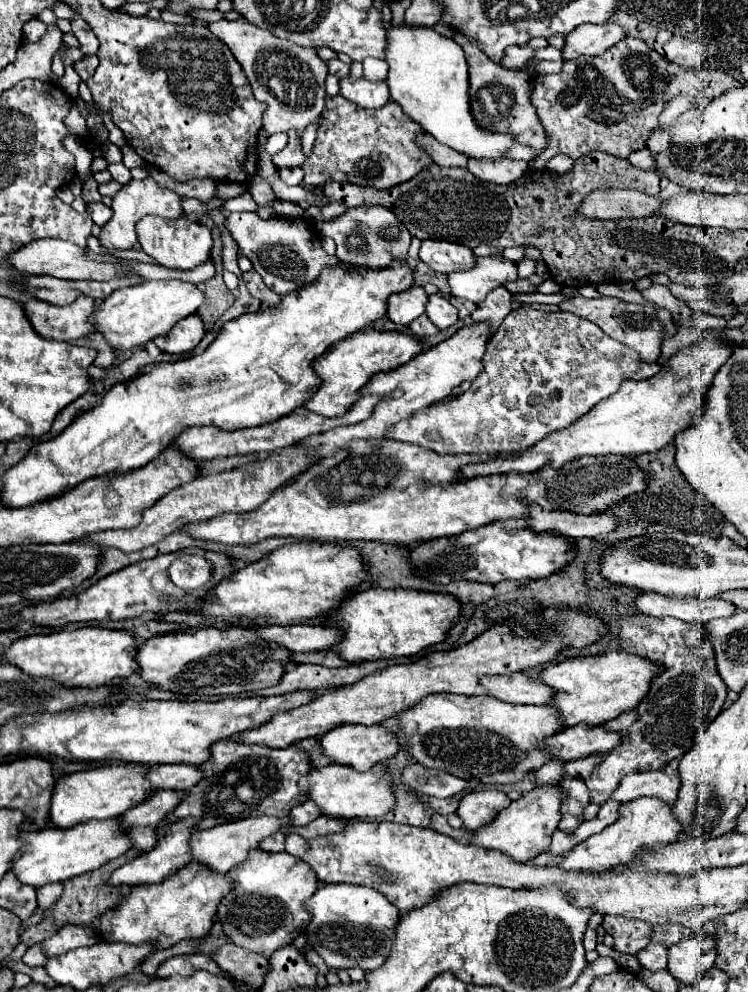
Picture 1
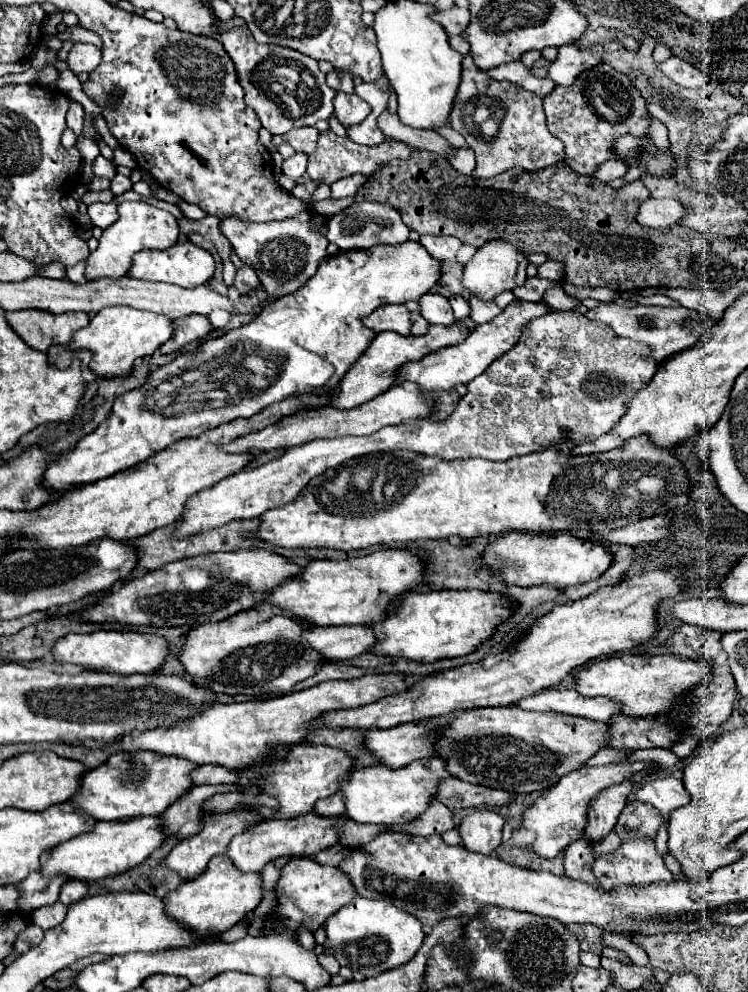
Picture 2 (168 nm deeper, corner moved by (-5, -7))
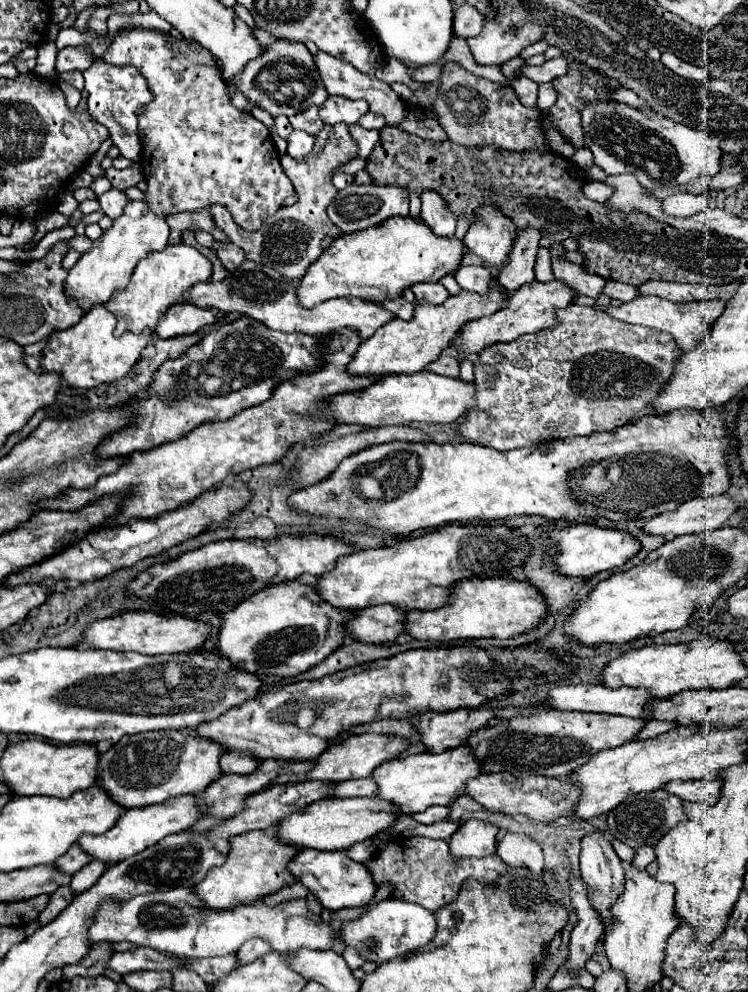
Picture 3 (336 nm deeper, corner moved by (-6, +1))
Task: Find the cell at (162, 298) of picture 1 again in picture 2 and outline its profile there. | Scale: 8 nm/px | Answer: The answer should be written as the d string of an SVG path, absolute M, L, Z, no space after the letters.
M128 305L106 307L90 319L84 329L74 333L70 349L90 349L94 353L90 369L100 377L126 377L132 371L132 365L140 357L150 357L160 345L164 345L174 333L174 319L162 317L156 313L146 313L140 309L130 309Z

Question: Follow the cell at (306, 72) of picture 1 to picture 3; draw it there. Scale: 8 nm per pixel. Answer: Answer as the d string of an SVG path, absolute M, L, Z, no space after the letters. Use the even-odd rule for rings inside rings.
M277 39L273 45L267 47L267 51L263 55L259 55L255 61L249 61L243 67L243 73L239 73L239 77L235 77L235 81L229 83L229 97L233 91L241 91L253 105L269 111L273 117L277 117L277 115L289 117L289 115L301 113L303 109L321 105L329 97L307 47L303 43L285 41L285 39ZM279 81L283 81L285 85L291 87L291 91L293 91L291 97L285 97L279 91L279 87L277 87Z

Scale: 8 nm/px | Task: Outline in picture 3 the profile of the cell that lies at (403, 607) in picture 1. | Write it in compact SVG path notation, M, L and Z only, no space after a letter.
M513 577L465 579L455 585L455 593L451 595L449 605L435 611L409 611L405 627L411 637L437 643L481 637L509 639L537 629L547 615L549 605L545 597L529 581L519 581Z

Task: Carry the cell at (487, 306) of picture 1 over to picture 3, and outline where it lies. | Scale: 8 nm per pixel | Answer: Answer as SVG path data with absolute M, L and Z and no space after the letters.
M459 267L455 271L455 279L463 289L485 293L489 289L489 281L493 279L485 267Z

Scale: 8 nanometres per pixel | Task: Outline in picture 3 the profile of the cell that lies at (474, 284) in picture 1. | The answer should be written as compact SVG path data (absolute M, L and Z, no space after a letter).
M483 205L479 209L479 221L469 227L463 243L489 265L499 265L507 261L515 237L515 223L507 221L503 213L495 213L491 205Z

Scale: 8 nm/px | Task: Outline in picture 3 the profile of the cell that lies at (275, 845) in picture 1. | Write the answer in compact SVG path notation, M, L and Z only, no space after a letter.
M261 939L245 941L243 947L237 951L239 953L239 965L247 965L247 963L255 961L257 957L263 957L269 951L271 951L271 947L265 941L261 941Z

